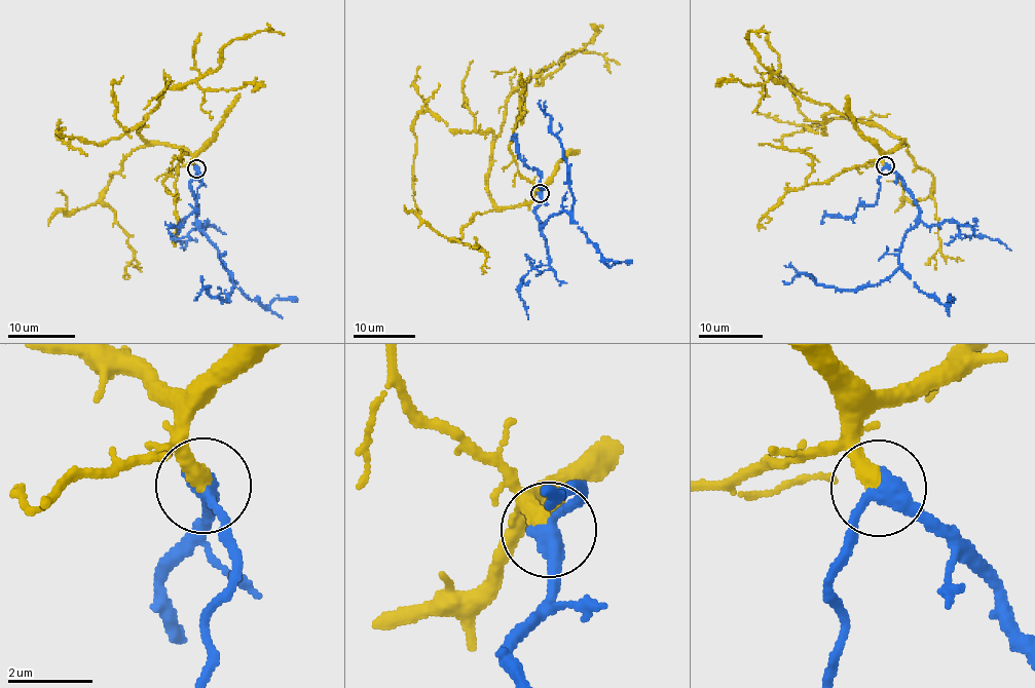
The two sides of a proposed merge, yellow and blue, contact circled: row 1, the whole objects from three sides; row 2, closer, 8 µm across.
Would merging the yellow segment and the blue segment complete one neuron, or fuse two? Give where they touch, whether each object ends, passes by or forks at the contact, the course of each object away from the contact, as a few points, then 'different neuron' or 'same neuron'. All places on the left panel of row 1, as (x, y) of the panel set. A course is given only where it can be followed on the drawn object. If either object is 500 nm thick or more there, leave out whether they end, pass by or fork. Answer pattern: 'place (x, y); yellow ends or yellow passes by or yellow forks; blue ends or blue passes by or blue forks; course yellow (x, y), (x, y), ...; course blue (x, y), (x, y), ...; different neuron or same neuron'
place (196, 168); yellow ends; blue passes by; course yellow (197, 168), (184, 148), (143, 138), (145, 118), (167, 88), (211, 73), (234, 39), (265, 30), (284, 35); course blue (197, 168), (190, 185), (197, 226), (232, 279), (226, 300), (214, 298), (208, 288), (197, 297); same neuron

